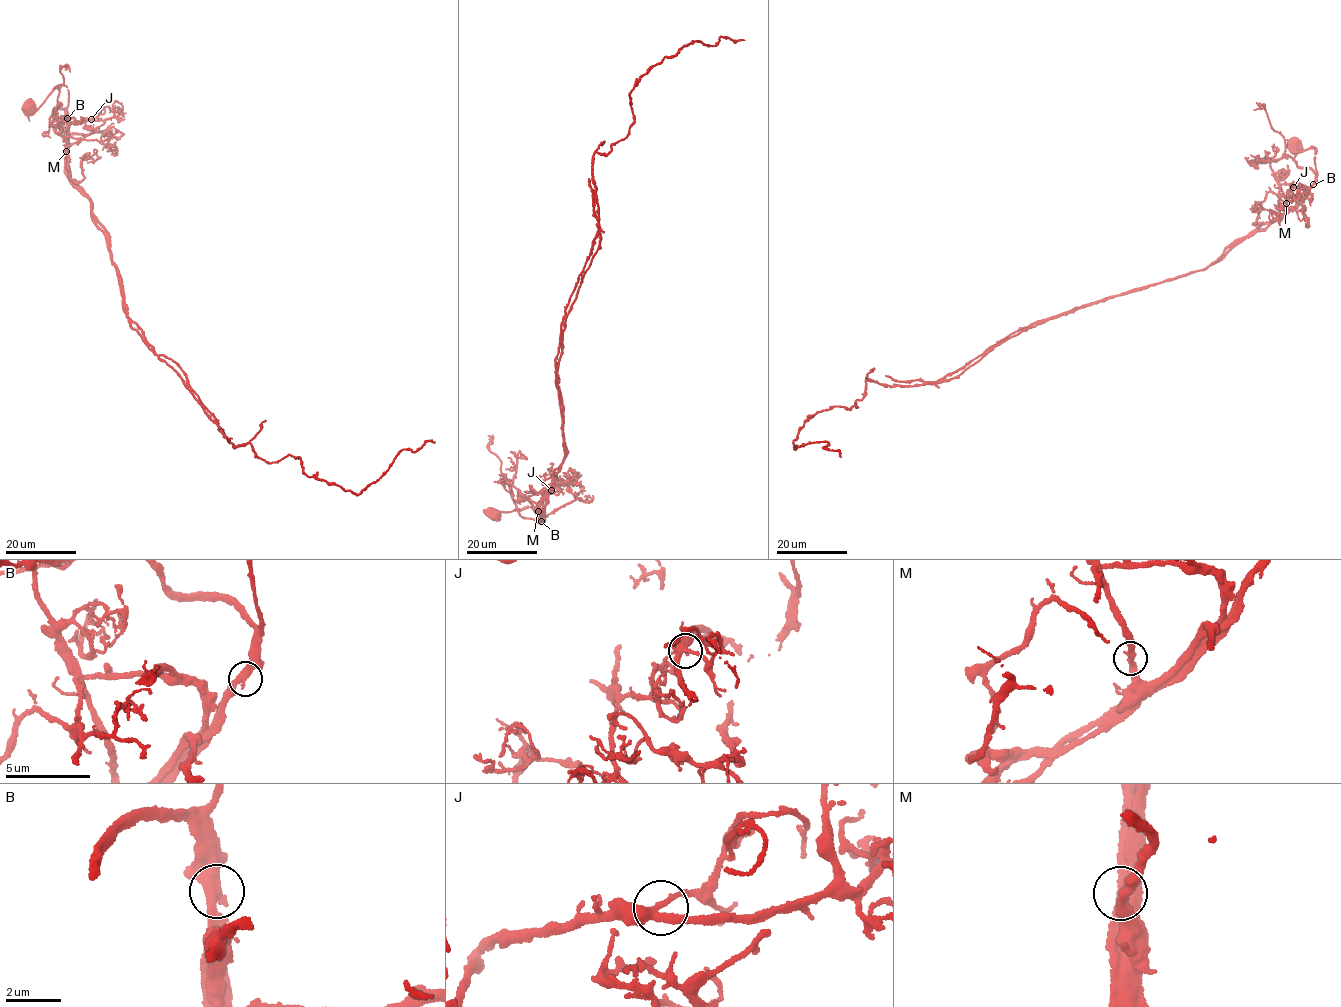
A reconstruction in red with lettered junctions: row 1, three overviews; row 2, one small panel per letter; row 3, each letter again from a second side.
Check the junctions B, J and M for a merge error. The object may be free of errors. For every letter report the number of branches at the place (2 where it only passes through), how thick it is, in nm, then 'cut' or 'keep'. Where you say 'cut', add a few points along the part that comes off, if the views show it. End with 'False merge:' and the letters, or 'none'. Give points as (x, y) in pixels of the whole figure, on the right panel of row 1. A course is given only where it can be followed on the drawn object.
B: branches 2; calibre 380 nm; cut; course (1314, 184), (1220, 260), (1046, 319), (953, 378), (866, 379), (857, 408), (815, 413), (794, 441), (840, 457)
J: branches 3; calibre 320 nm; keep
M: branches 2; calibre 320 nm; keep
False merge: B

